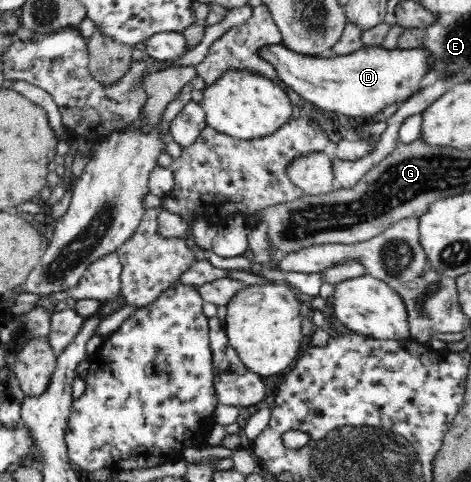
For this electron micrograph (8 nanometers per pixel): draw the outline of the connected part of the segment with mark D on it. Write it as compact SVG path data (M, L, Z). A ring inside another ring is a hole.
M268 45L260 54L270 61L280 79L286 85L290 85L300 96L314 103L326 111L335 111L341 117L363 117L371 119L380 113L388 105L403 103L410 97L414 97L422 89L422 79L432 71L432 52L426 46L415 48L400 48L396 46L386 49L380 46L367 46L344 56L324 59L316 55L301 54L286 48L284 45Z

